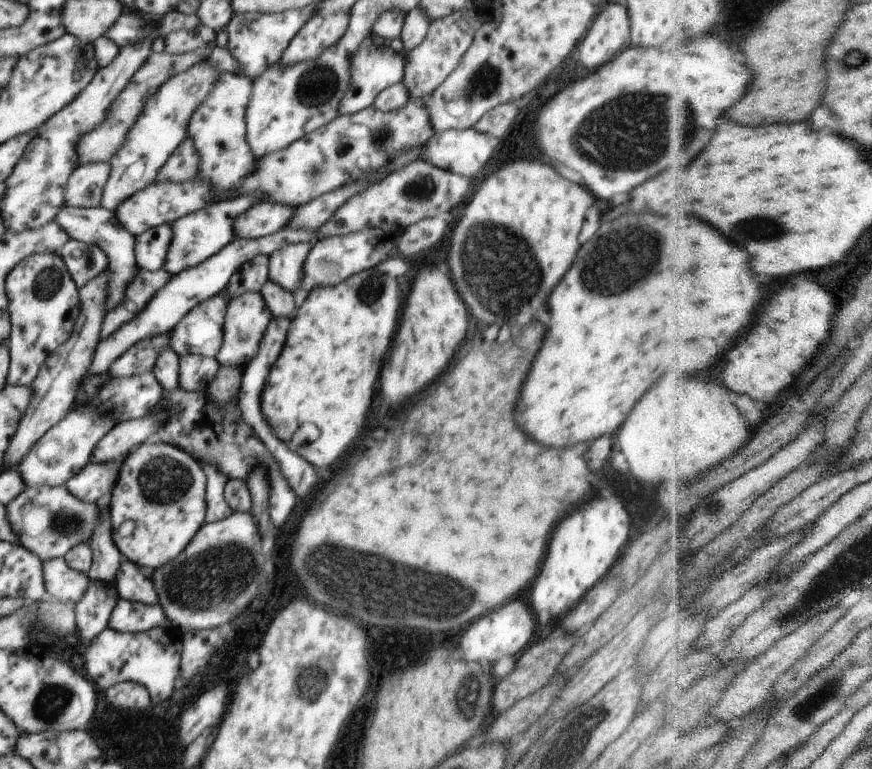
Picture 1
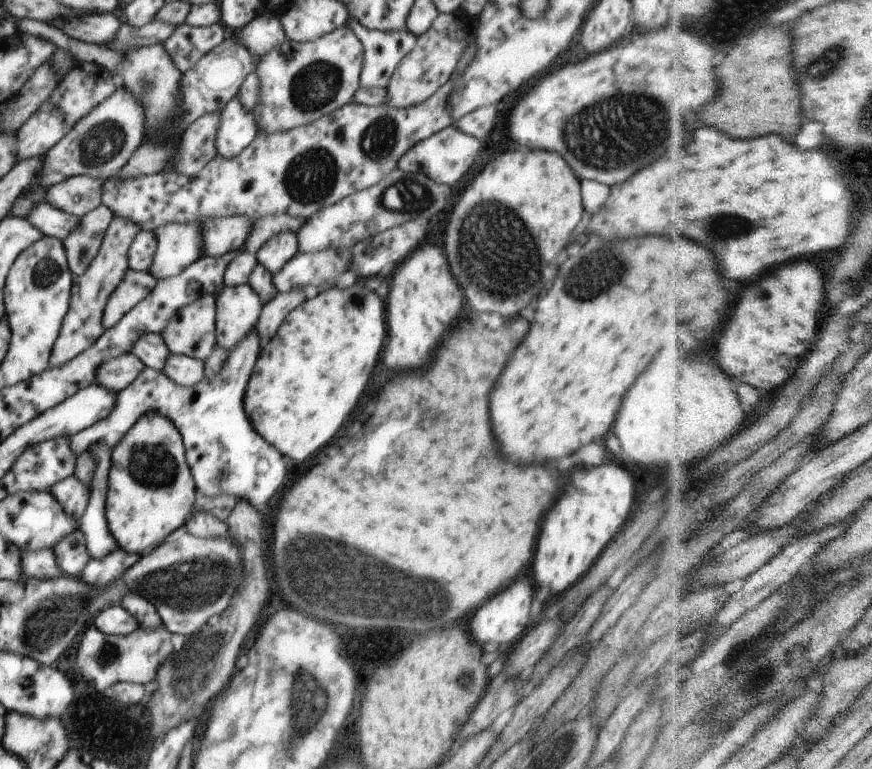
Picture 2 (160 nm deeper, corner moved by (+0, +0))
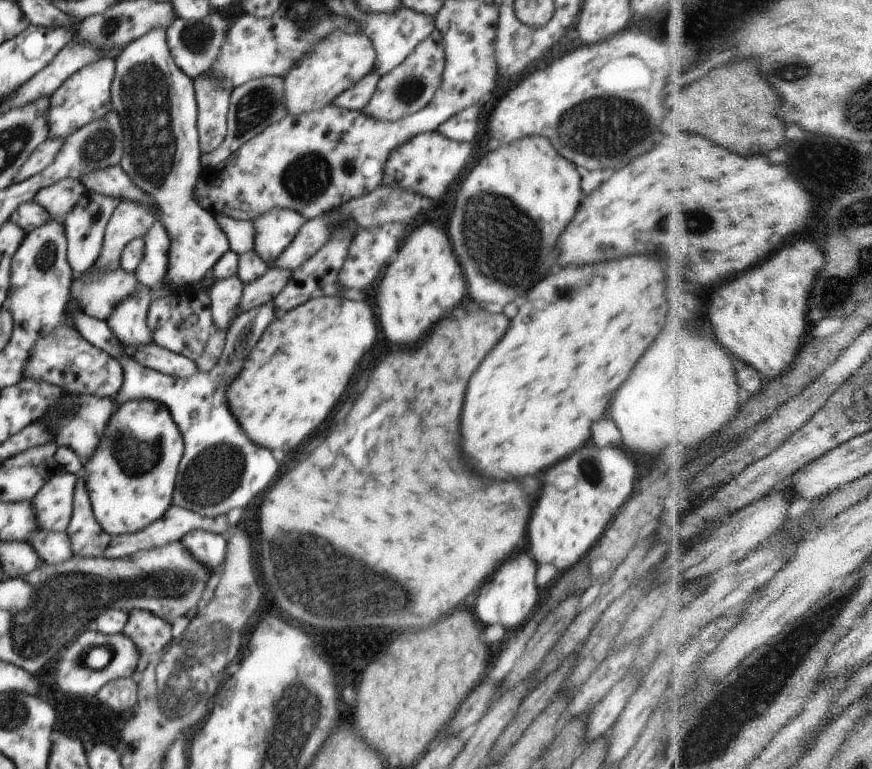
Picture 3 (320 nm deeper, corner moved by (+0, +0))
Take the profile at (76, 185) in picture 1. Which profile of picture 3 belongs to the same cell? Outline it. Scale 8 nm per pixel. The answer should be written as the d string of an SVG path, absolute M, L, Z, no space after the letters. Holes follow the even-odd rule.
M62 179L39 190L32 201L46 210L52 219L62 223L78 199L87 193L85 186L77 179Z

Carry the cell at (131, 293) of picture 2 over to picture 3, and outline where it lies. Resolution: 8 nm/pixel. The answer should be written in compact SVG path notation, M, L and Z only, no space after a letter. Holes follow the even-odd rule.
M122 267L112 270L92 269L81 273L79 278L73 278L70 296L79 303L86 314L105 321L114 306L122 302L129 294L135 293L135 288L138 285L140 283L137 282L134 273L126 272Z

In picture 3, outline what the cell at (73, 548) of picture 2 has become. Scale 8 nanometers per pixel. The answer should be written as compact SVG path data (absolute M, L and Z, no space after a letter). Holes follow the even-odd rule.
M38 529L27 538L26 542L37 551L42 561L51 565L67 561L74 555L70 539L65 532L53 533Z

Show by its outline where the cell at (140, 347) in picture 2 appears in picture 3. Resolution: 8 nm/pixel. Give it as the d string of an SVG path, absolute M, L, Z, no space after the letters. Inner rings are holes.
M142 284L119 302L105 320L122 345L147 345L153 342L147 325L152 290Z

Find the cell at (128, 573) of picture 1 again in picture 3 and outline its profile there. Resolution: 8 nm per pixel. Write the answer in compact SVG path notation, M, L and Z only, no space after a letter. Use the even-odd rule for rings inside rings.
M134 609L129 612L123 633L139 650L139 661L132 676L137 681L146 670L148 662L156 658L162 649L168 648L175 642L172 637L172 624L144 609Z

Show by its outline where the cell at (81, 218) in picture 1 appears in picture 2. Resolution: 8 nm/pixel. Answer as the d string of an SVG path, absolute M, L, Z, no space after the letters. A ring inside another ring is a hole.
M42 201L25 216L43 235L59 238L63 241L72 229L77 229L79 218Z

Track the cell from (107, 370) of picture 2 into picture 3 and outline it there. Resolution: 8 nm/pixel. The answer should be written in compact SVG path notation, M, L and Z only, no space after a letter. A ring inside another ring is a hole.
M65 320L59 322L55 332L38 337L33 349L30 349L22 369L23 378L48 383L75 395L92 394L104 397L116 397L123 386L122 365L106 351L90 344Z

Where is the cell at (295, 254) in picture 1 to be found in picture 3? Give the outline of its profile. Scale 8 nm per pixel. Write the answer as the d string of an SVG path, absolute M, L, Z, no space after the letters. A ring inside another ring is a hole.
M270 209L252 220L255 228L254 249L268 265L294 240L307 221L298 211Z

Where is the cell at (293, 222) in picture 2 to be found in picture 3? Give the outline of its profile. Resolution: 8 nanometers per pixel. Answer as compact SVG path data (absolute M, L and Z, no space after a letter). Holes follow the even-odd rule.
M223 214L213 215L228 239L231 251L241 256L254 249L255 228L252 221L243 221Z

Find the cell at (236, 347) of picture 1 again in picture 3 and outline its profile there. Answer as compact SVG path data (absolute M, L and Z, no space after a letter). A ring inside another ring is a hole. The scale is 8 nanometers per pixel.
M236 274L227 279L218 279L210 288L211 311L217 330L227 330L230 323L240 314L239 304L244 285Z

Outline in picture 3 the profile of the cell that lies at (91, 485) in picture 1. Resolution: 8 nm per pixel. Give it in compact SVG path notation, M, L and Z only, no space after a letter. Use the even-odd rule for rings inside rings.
M60 469L31 500L35 525L41 531L64 533L74 508L77 476Z

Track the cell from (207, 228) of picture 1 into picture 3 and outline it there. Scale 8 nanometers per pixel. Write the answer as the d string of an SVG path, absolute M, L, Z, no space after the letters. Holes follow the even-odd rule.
M157 220L143 236L145 251L140 264L133 272L137 282L156 290L166 274L170 237L164 225Z

